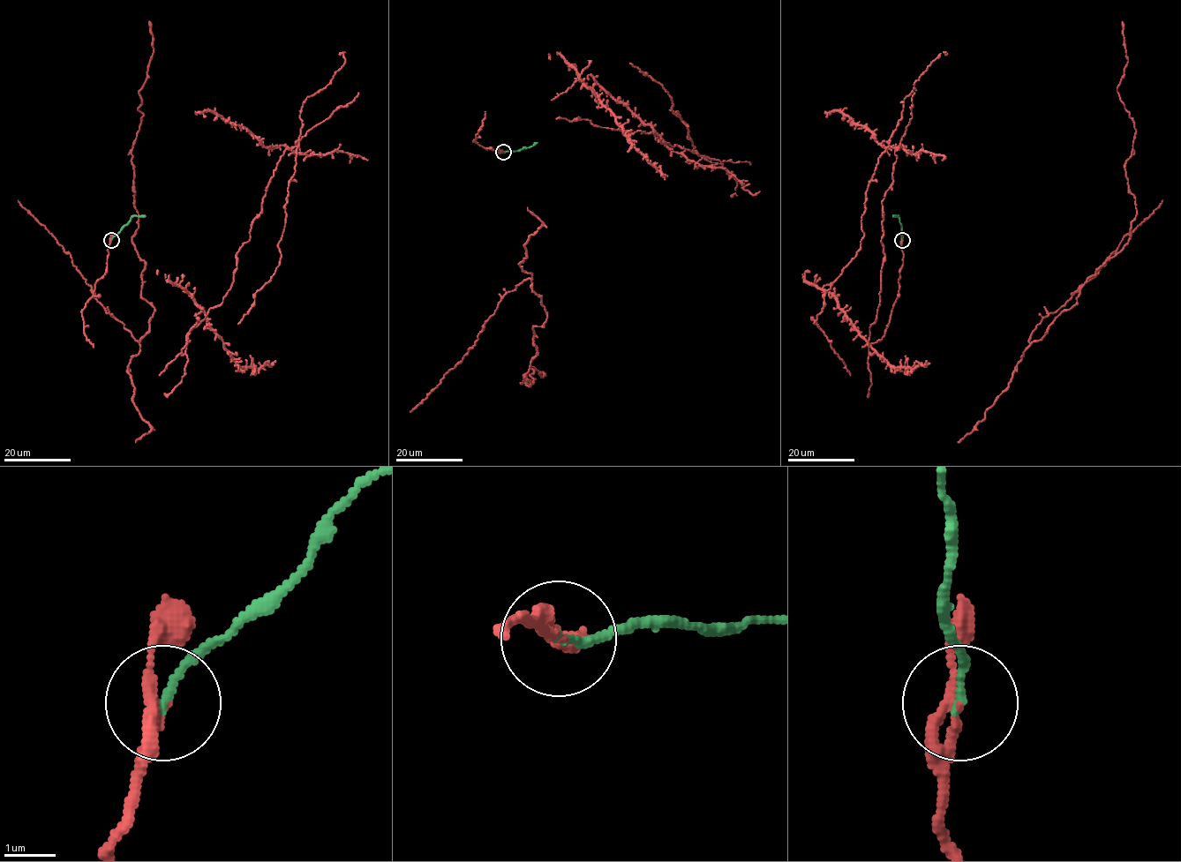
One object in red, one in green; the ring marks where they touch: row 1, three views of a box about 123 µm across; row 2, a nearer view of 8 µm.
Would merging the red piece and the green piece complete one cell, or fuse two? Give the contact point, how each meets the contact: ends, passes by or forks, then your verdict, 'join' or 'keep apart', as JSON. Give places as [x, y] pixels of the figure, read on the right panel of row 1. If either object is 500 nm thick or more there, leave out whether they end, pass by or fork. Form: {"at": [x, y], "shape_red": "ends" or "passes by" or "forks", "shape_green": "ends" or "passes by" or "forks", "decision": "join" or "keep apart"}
{"at": [902, 240], "shape_red": "passes by", "shape_green": "ends", "decision": "join"}

